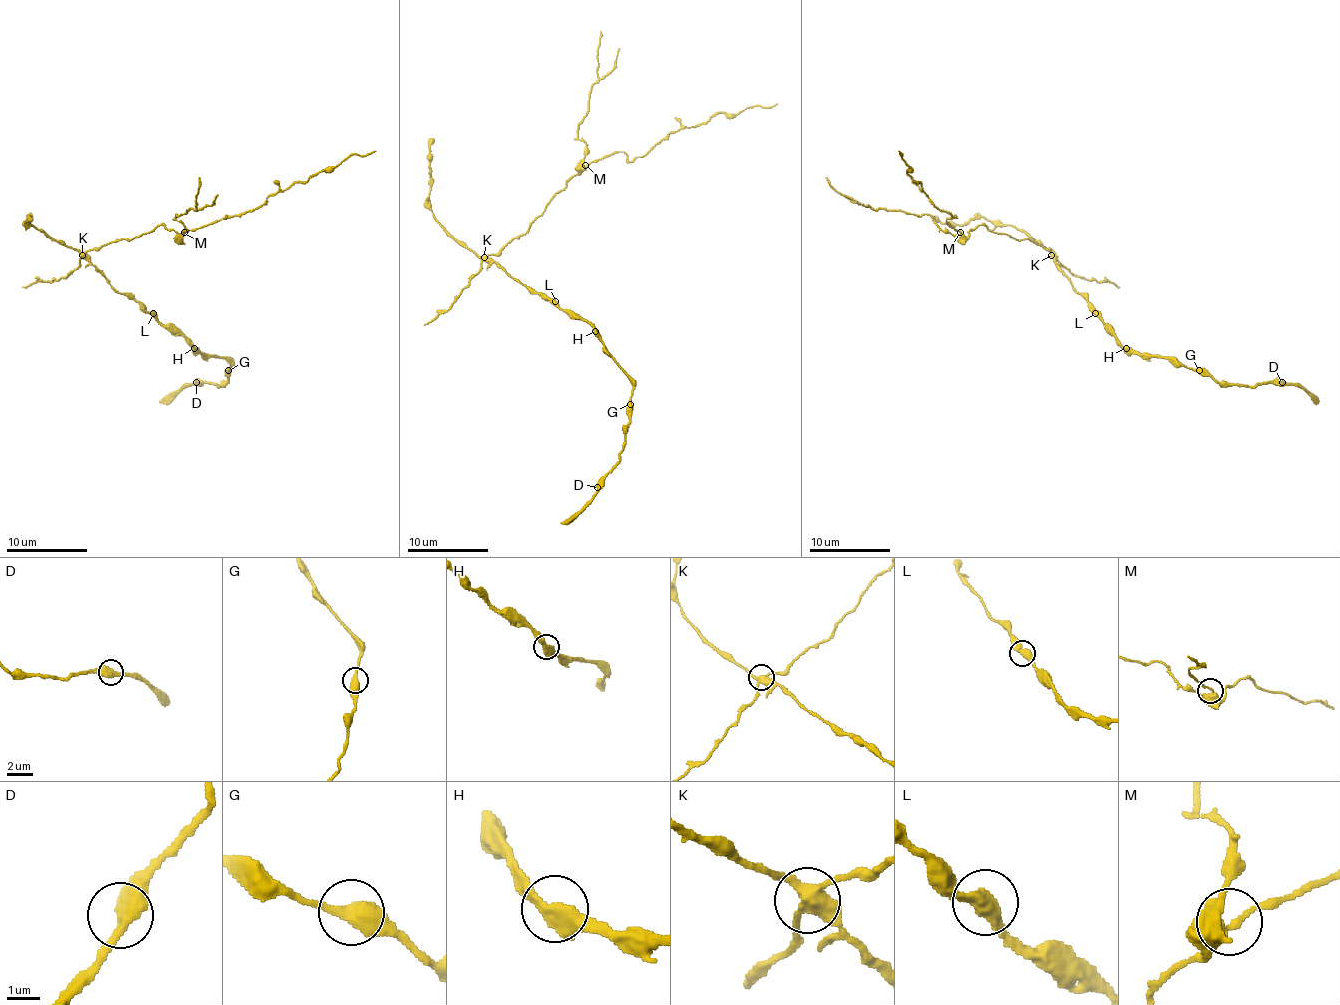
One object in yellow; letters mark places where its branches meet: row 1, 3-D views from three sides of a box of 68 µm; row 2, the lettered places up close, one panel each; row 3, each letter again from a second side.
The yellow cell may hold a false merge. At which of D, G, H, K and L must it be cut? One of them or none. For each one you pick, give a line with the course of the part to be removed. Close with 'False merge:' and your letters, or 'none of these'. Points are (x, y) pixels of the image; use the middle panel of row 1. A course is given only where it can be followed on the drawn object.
K: course (484, 256), (525, 234), (593, 161), (620, 151), (634, 161), (670, 133), (705, 125), (719, 112), (778, 104)
False merge: K

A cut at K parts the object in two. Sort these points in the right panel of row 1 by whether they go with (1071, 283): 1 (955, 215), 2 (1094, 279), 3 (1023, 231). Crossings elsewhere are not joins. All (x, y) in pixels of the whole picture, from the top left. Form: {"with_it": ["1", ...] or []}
{"with_it": ["3"]}

